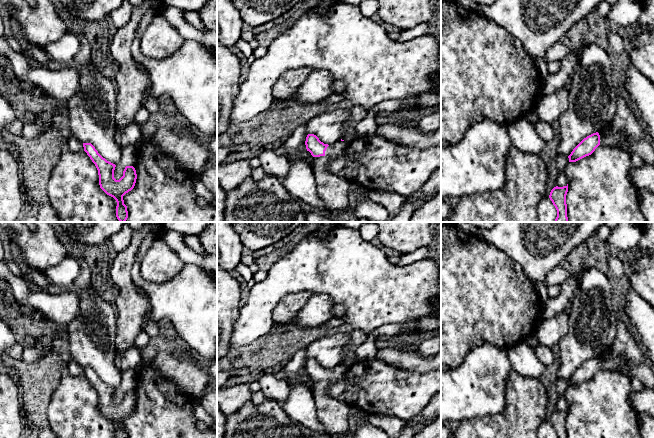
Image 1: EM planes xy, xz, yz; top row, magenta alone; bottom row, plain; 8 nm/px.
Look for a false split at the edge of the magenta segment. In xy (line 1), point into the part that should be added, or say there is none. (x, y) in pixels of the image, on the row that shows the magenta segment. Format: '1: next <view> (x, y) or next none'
1: next none

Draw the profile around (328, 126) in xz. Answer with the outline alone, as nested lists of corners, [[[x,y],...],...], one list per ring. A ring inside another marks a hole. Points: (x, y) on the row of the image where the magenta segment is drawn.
[[[348,109],[321,113],[306,123],[307,135],[314,134],[324,144],[332,145],[342,139],[344,124],[349,118]]]

